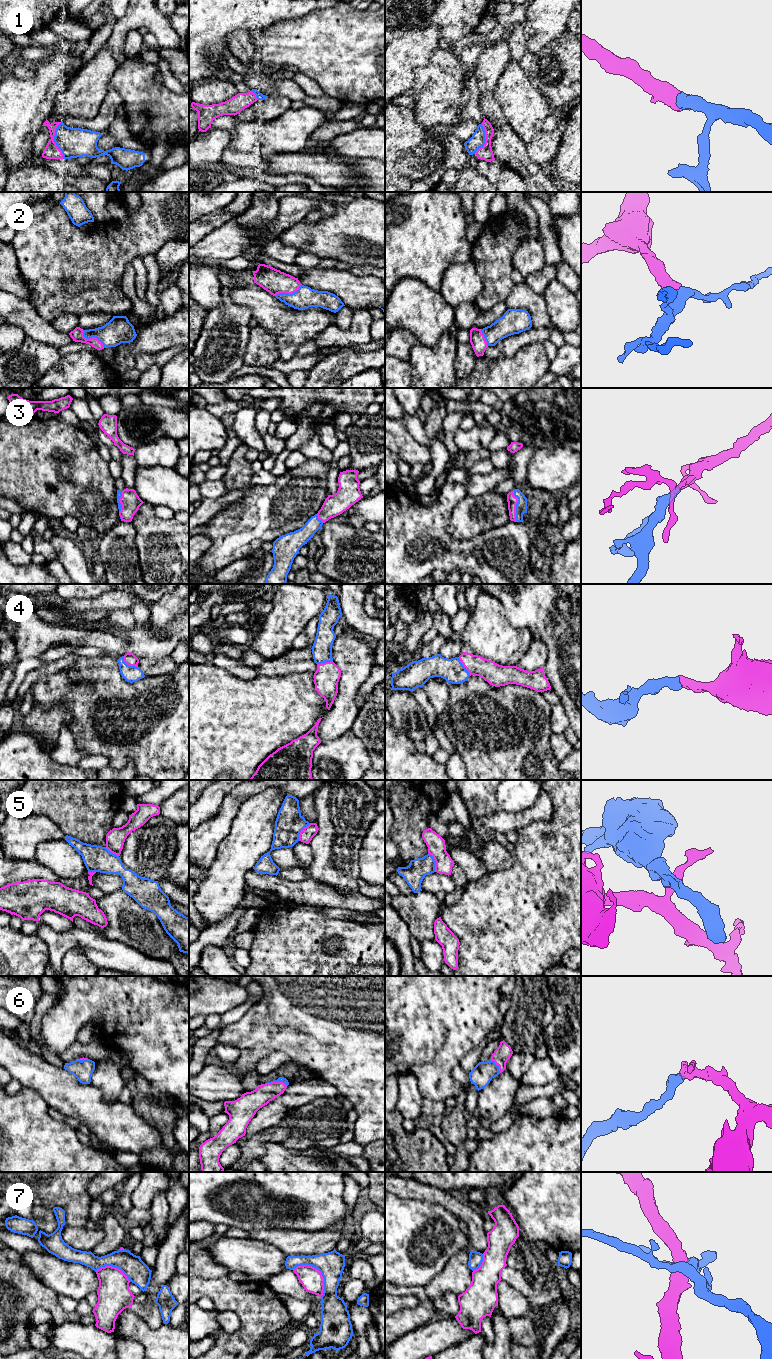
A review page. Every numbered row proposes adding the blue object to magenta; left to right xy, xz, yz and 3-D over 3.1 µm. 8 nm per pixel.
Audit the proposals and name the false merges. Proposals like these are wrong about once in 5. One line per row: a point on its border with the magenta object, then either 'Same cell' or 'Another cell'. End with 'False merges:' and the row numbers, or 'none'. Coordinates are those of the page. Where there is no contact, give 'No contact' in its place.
1: Touches magenta at xy (53, 140). Same cell
2: Touches magenta at xy (92, 337). Same cell
3: Touches magenta at yz (515, 506). Same cell
4: Touches magenta at xy (128, 664). Same cell
5: Touches magenta at yz (435, 861). Another cell
6: Touches magenta at xz (277, 1081). Same cell
7: Touches magenta at xz (317, 1269). Another cell
False merges: 5, 7

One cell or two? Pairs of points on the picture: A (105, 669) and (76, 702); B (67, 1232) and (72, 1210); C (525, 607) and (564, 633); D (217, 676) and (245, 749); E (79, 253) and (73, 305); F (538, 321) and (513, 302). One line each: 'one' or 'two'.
A: one
B: two
C: one
D: one
E: one
F: one

